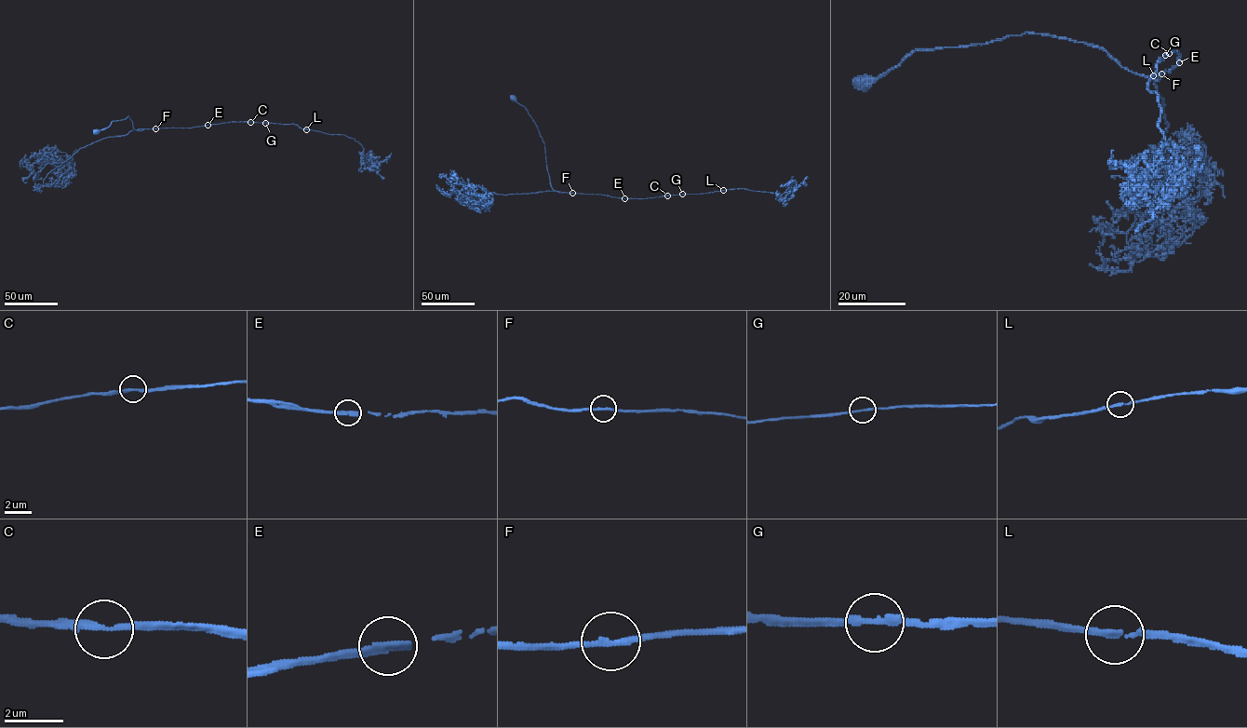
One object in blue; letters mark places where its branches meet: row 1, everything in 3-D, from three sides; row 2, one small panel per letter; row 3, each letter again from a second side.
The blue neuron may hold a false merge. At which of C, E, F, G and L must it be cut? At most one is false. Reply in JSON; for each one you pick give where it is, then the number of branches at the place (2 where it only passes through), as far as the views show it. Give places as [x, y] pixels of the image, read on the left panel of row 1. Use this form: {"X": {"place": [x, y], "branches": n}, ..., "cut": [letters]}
{"cut": []}

